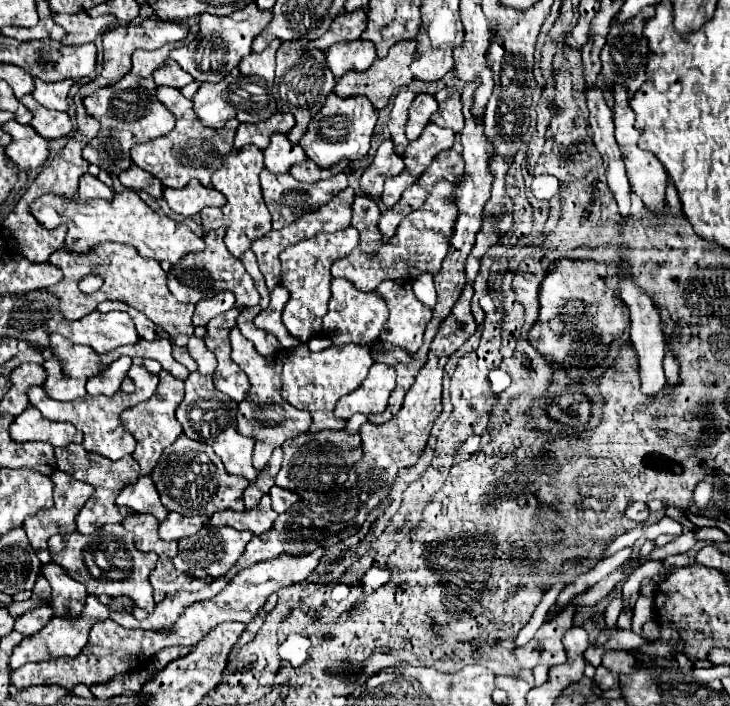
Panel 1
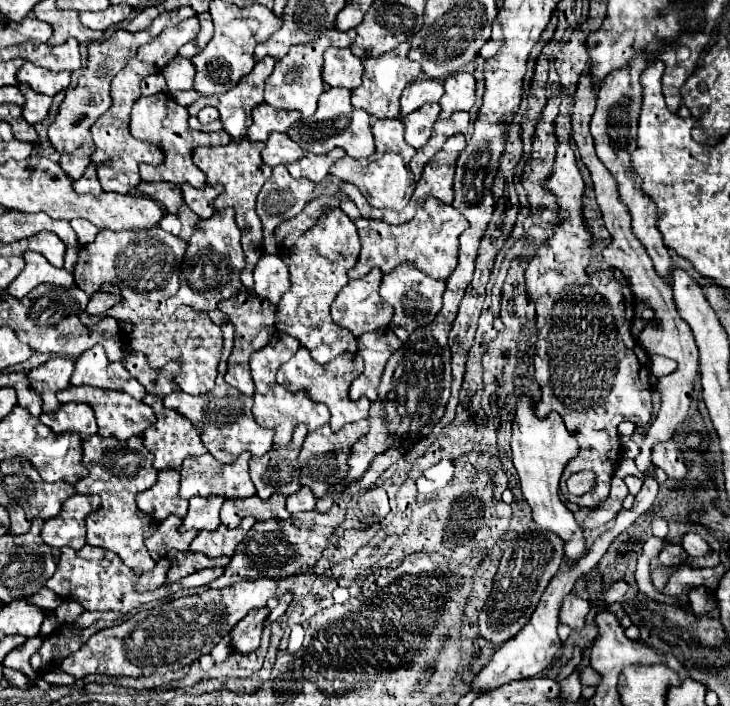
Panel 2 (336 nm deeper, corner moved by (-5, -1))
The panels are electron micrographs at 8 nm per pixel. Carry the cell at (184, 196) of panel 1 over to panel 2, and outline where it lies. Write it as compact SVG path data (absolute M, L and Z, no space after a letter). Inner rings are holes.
M183 185L181 191L183 191L183 199L191 207L191 211L195 215L199 215L201 219L209 219L215 213L213 201L215 201L215 197L219 197L223 193L223 187L221 185L215 185L215 187L207 185L203 189L195 189L191 185Z

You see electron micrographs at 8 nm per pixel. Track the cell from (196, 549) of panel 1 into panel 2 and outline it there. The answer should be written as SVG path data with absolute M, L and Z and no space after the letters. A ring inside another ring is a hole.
M245 517L237 529L227 529L219 525L217 531L201 531L189 545L191 551L201 551L207 557L231 557L235 547L243 541L247 531L255 525L255 517Z

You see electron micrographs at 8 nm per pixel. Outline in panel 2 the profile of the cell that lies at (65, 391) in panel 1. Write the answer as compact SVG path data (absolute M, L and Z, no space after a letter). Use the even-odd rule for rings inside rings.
M93 345L77 357L71 385L93 385L101 389L113 389L129 393L139 401L145 393L145 387L125 369L123 363L111 363L105 357L103 345Z

